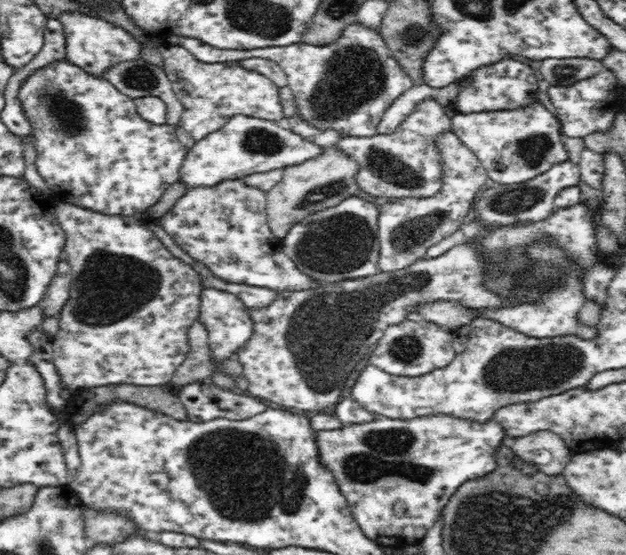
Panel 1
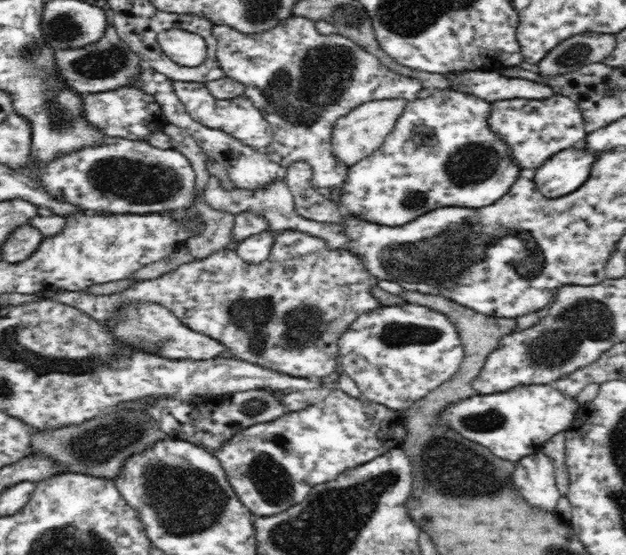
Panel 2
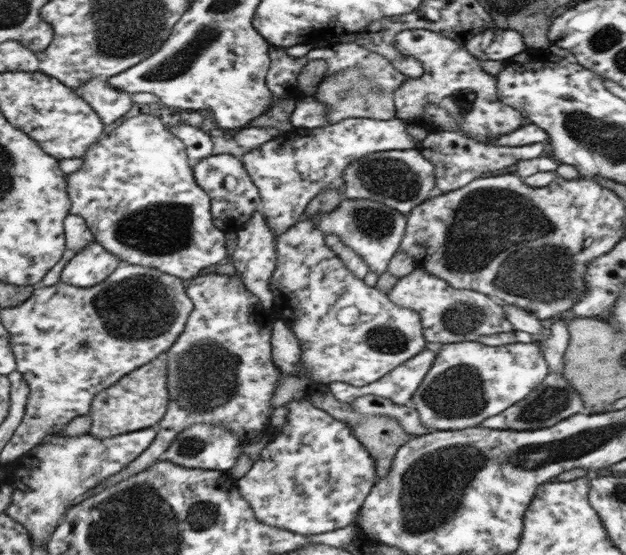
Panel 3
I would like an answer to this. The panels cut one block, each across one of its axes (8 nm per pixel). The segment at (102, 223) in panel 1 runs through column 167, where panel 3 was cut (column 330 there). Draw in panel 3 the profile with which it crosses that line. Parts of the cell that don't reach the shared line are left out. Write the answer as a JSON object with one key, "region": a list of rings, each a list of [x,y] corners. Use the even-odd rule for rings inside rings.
{"region":[[[303,217],[301,220],[287,228],[286,232],[276,236],[275,252],[276,267],[268,280],[269,290],[272,293],[273,298],[278,297],[279,300],[283,302],[283,304],[281,304],[281,316],[279,316],[279,320],[285,322],[289,327],[289,330],[293,332],[295,338],[298,340],[300,362],[303,362],[303,368],[307,370],[307,378],[310,378],[315,382],[321,382],[321,384],[345,381],[345,383],[350,384],[351,386],[362,387],[370,382],[375,382],[375,380],[381,378],[384,374],[387,374],[392,368],[403,364],[403,362],[409,360],[416,354],[419,354],[419,352],[428,346],[426,340],[423,338],[419,314],[409,308],[403,308],[393,303],[385,293],[375,289],[374,286],[367,286],[367,284],[363,283],[363,279],[355,277],[355,275],[343,265],[343,261],[339,259],[329,247],[327,247],[324,235],[317,229],[317,227],[315,227],[315,225],[313,225],[313,223],[311,223],[311,221],[309,221],[309,219]]]}

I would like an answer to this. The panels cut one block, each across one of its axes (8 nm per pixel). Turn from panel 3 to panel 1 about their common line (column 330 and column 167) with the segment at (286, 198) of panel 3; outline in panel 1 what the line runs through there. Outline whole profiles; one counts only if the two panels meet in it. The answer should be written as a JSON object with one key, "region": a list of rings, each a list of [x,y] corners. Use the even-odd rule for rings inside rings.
{"region":[[[62,58],[62,60],[50,62],[50,64],[42,66],[42,68],[36,68],[32,74],[26,76],[26,80],[22,78],[22,84],[20,85],[17,98],[20,100],[22,111],[24,111],[27,121],[32,127],[33,144],[35,146],[35,152],[37,152],[36,171],[38,171],[42,179],[46,181],[46,185],[48,185],[47,192],[62,196],[64,203],[70,203],[94,211],[95,213],[102,213],[103,215],[133,216],[139,218],[143,217],[144,212],[147,212],[151,206],[154,206],[154,204],[160,200],[164,191],[171,184],[178,181],[178,176],[180,176],[178,170],[180,170],[182,160],[184,160],[184,156],[186,156],[187,147],[178,140],[176,134],[177,127],[175,125],[169,125],[168,123],[149,123],[142,119],[140,113],[137,111],[135,100],[119,92],[104,76],[100,77],[88,74],[83,68],[72,64],[67,58]]]}

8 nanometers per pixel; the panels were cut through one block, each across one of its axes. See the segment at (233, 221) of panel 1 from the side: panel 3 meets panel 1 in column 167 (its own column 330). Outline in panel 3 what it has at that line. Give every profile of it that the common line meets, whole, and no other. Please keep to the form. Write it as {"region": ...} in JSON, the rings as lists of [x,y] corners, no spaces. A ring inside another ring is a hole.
{"region":[[[341,198],[339,204],[331,212],[307,216],[305,219],[309,219],[324,236],[335,234],[343,241],[343,244],[355,251],[367,263],[367,270],[377,273],[377,276],[386,270],[387,263],[397,252],[404,236],[406,223],[406,215],[399,214],[381,202],[345,198]]]}

